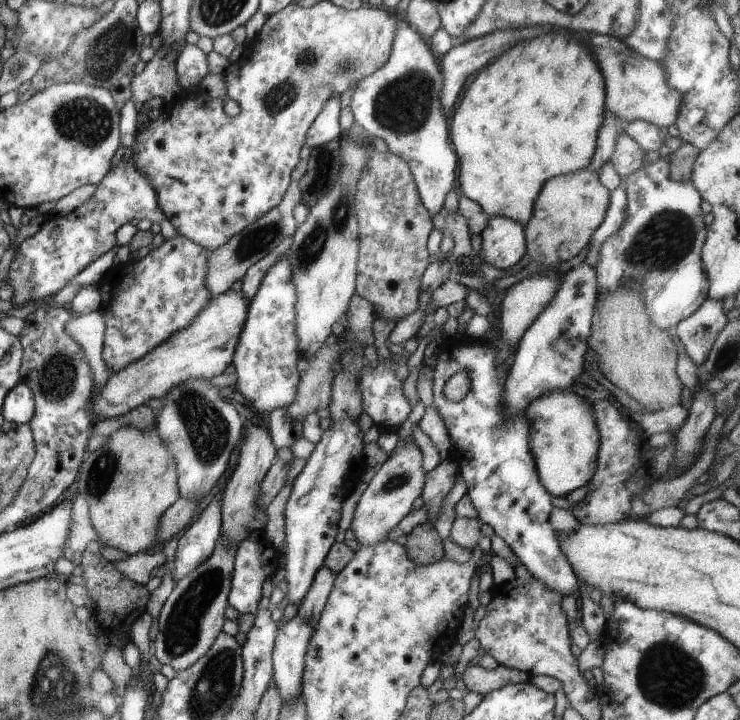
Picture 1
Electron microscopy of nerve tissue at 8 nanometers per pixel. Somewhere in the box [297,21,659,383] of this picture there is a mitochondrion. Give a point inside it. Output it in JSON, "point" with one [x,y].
{"point":[403,106]}

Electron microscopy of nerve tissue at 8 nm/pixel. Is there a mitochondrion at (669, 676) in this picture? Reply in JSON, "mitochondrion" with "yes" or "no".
{"mitochondrion":"yes"}

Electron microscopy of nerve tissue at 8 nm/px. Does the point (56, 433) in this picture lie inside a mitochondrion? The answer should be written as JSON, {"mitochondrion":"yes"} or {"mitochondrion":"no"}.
{"mitochondrion":"no"}

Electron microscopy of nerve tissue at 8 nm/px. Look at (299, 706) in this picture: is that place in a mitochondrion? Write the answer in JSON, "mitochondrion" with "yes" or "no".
{"mitochondrion":"no"}

